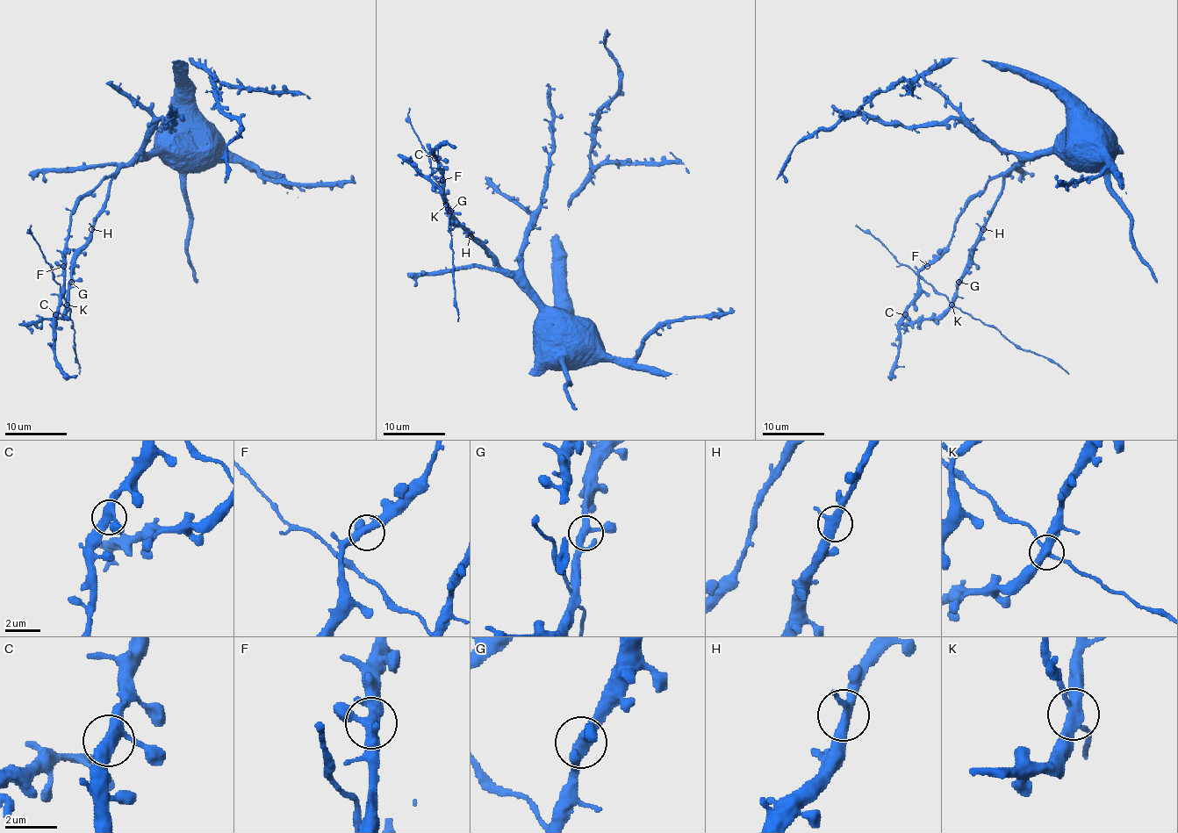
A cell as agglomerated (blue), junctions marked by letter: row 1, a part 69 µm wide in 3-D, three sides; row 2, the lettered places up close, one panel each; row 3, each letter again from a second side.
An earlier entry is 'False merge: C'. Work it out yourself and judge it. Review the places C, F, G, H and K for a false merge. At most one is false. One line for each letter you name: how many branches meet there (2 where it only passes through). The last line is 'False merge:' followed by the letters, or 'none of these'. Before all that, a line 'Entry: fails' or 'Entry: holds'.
Entry: fails
False merge: none of these

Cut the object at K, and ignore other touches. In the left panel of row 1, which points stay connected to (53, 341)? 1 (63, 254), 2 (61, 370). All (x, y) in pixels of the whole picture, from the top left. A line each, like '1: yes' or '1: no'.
1: yes
2: yes

